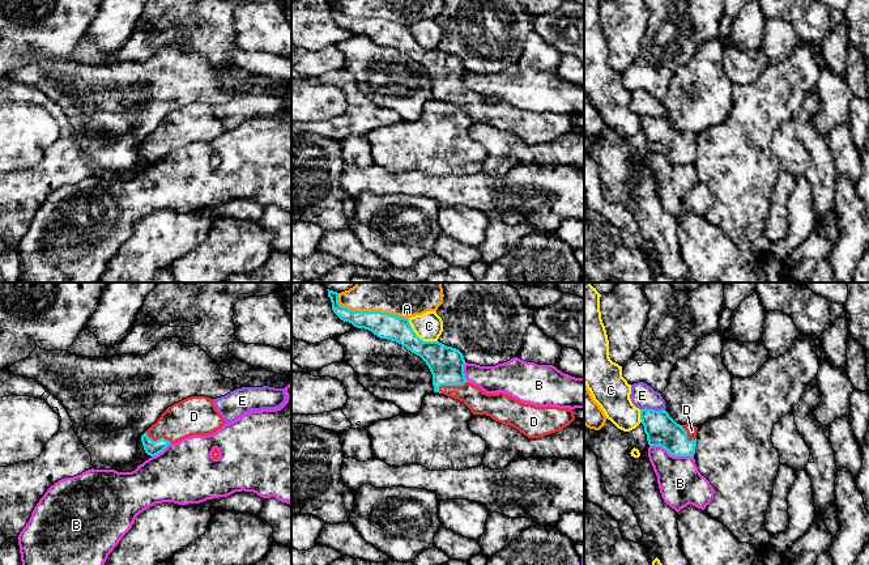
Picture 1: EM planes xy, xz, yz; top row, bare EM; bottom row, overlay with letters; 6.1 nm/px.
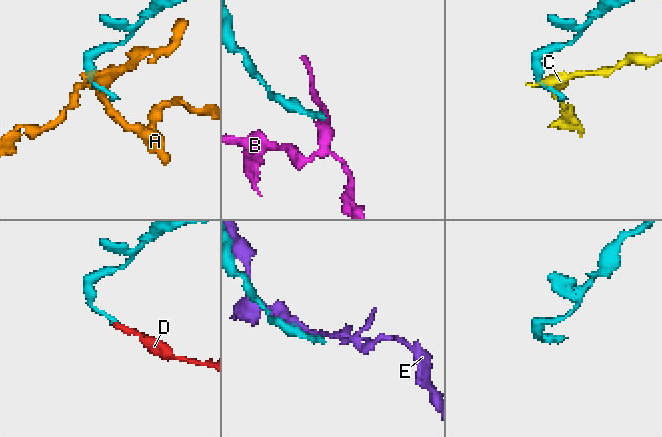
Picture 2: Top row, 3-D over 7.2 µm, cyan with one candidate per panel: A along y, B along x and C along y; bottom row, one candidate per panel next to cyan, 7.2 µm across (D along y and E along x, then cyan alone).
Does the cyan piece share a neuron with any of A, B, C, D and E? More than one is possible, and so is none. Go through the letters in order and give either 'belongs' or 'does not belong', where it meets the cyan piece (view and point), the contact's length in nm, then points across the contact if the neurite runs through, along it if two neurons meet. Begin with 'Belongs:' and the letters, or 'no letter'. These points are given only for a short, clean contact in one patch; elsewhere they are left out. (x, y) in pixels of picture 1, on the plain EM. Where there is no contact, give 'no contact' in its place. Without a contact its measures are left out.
Belongs: D
A: does not belong | xz (369, 18) | 460 nm
B: does not belong | yz (672, 161) | 280 nm
C: does not belong | xz (418, 45) | 240 nm | along xz (408, 26), (412, 37), (420, 45), (437, 49)
D: belongs | xz (451, 92) | 190 nm | across xz (446, 71), (451, 92), (478, 109)
E: does not belong | yz (652, 117) | 150 nm

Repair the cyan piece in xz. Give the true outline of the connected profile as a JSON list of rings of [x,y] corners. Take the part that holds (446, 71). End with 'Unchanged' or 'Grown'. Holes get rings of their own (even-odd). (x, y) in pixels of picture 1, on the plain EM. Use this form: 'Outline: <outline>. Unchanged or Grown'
Outline: [[[328,0],[333,20],[357,35],[371,38],[380,46],[396,48],[419,63],[433,81],[434,99],[463,109],[473,122],[486,122],[493,127],[517,136],[528,145],[540,145],[568,133],[574,118],[558,114],[536,114],[498,99],[486,101],[469,90],[464,81],[463,60],[439,48],[423,48],[413,38],[409,26],[382,18],[357,18],[338,10],[338,0]]]. Grown

